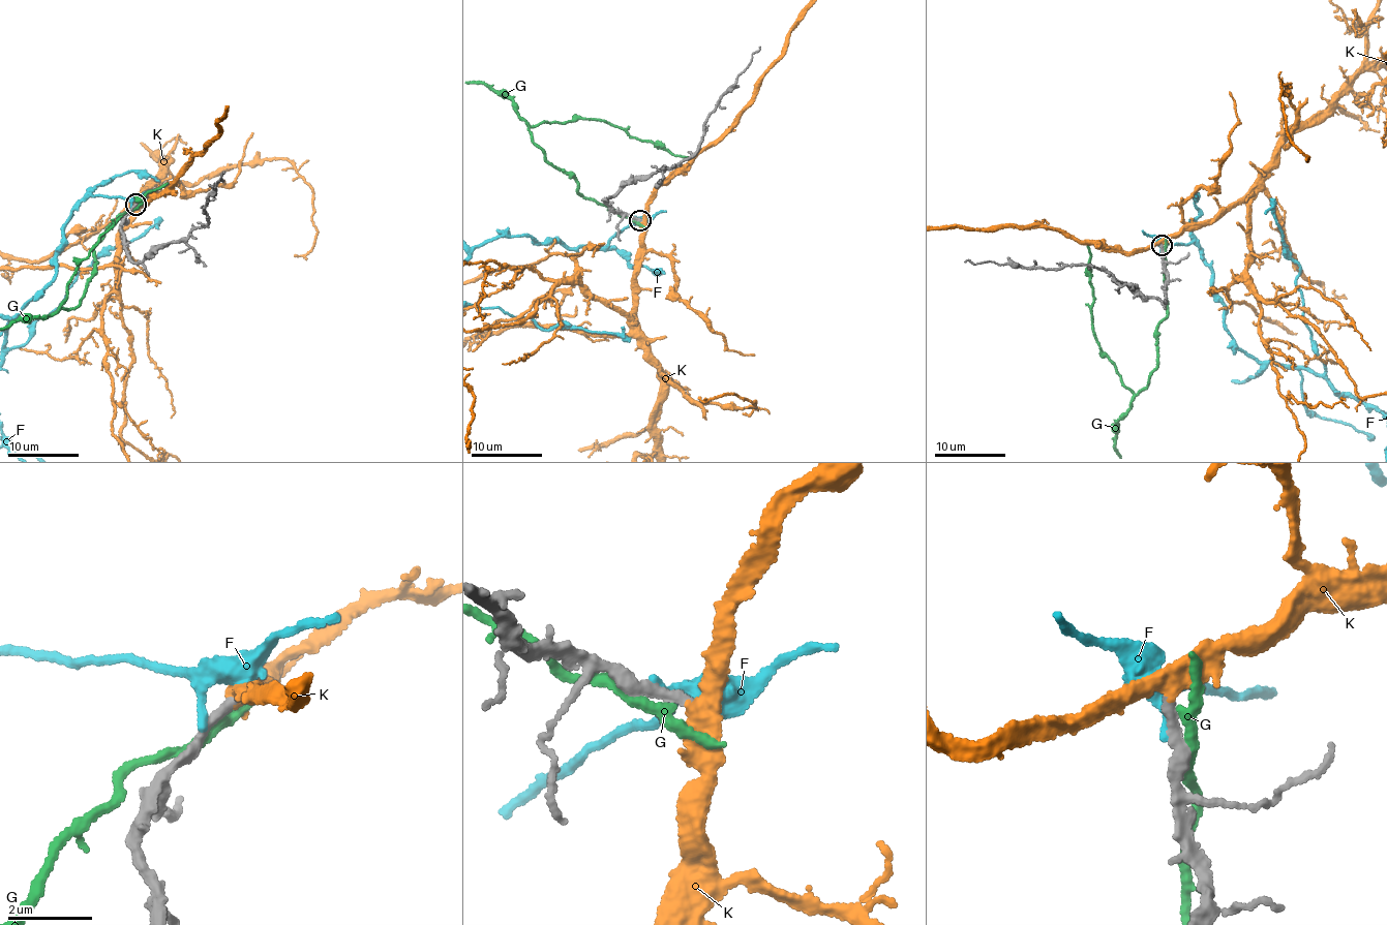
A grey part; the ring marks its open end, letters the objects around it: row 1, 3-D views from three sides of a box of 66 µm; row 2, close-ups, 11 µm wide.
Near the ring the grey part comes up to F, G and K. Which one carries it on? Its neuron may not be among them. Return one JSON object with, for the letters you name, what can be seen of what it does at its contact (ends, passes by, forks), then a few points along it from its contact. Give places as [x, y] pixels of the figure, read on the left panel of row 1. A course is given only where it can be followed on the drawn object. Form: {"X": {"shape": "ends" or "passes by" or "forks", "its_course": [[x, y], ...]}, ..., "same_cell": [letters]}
{"K": {"shape": "passes by"}, "same_cell": ["K"]}

